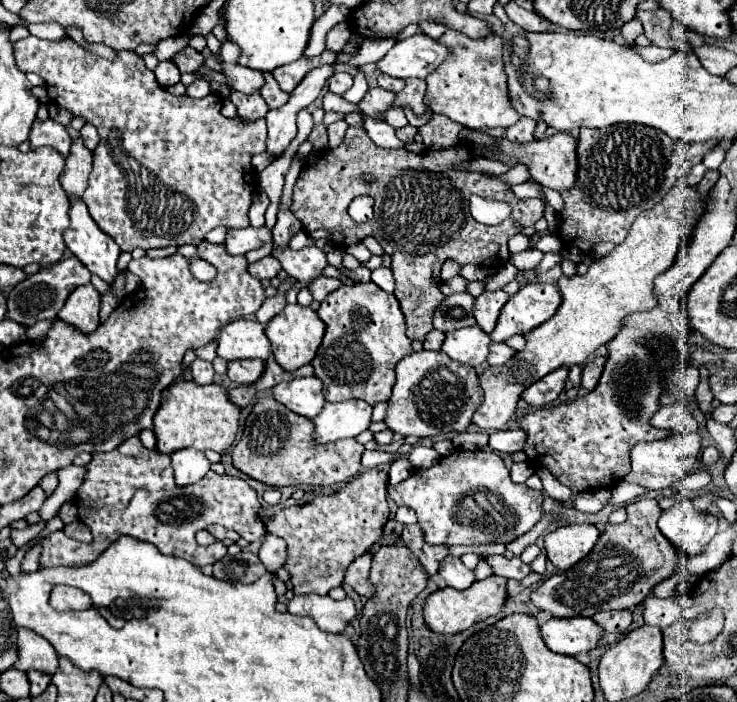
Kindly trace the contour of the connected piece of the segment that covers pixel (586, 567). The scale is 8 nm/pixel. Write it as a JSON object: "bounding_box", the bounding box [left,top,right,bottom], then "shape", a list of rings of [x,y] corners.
{"bounding_box":[531,498,687,618],"shape":[[[655,498],[629,502],[627,522],[609,524],[605,532],[601,532],[601,540],[595,544],[593,552],[567,572],[559,572],[541,582],[539,588],[531,592],[531,602],[553,618],[593,616],[601,610],[631,610],[641,604],[657,582],[669,578],[677,568],[685,568],[687,564],[687,558],[677,552],[677,548],[673,548],[657,528],[659,516],[661,506]]]}

